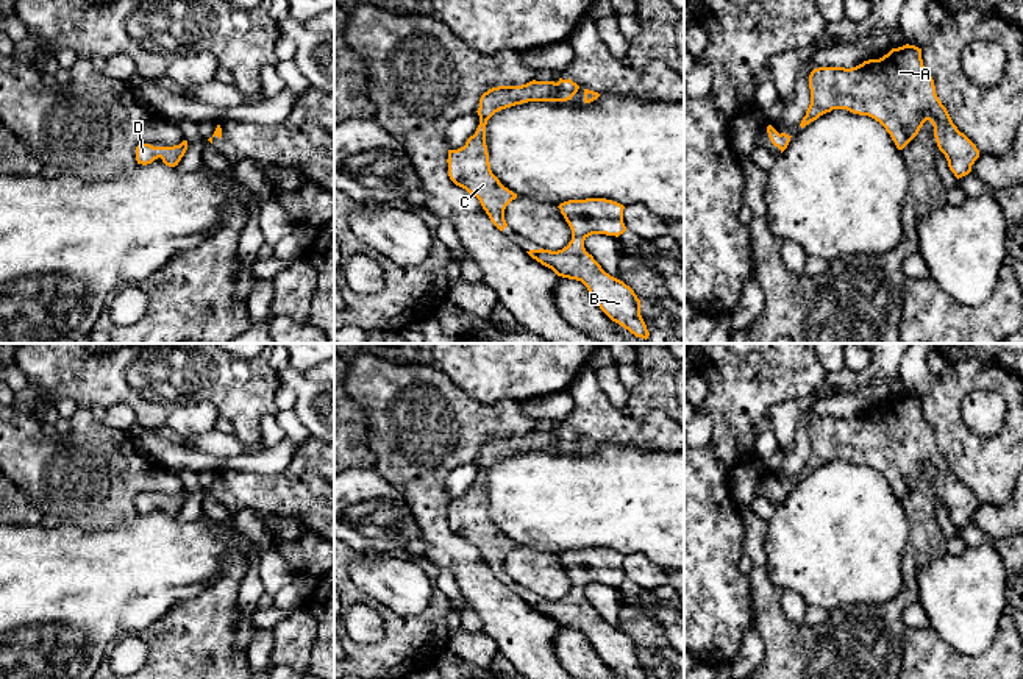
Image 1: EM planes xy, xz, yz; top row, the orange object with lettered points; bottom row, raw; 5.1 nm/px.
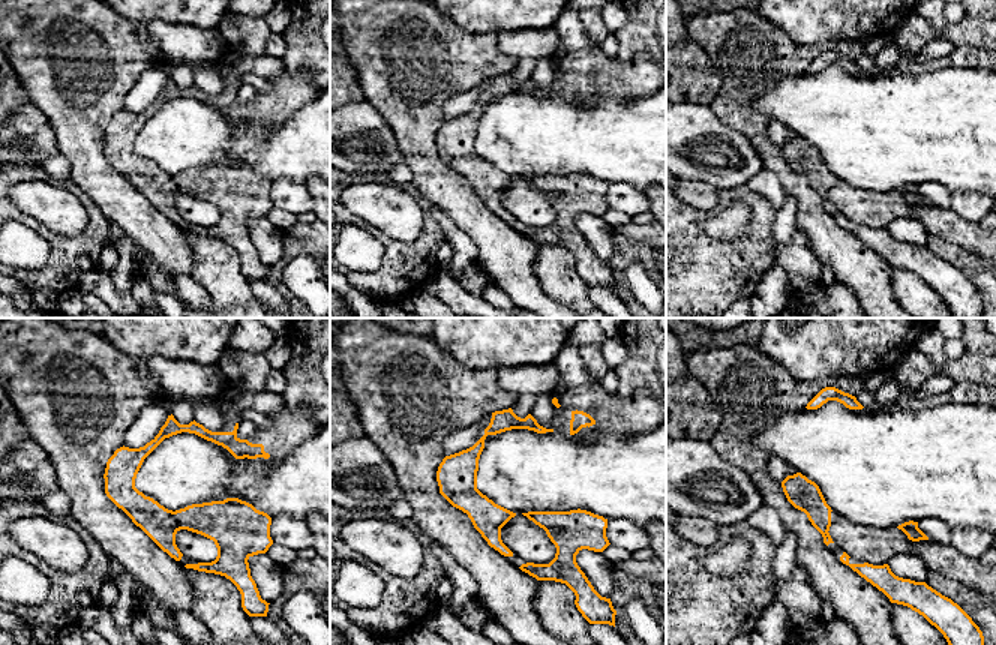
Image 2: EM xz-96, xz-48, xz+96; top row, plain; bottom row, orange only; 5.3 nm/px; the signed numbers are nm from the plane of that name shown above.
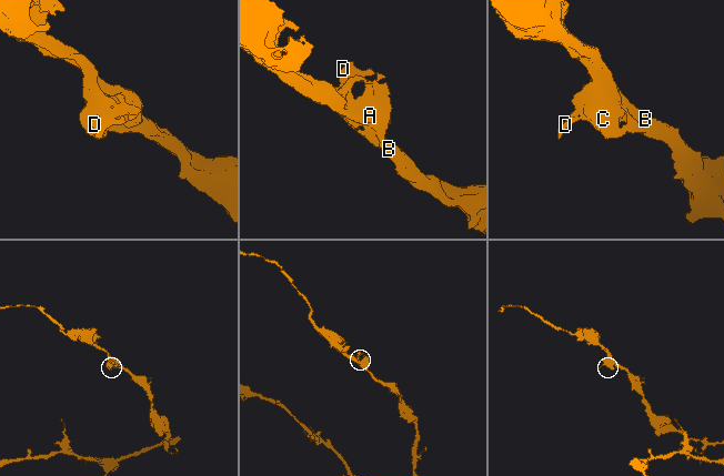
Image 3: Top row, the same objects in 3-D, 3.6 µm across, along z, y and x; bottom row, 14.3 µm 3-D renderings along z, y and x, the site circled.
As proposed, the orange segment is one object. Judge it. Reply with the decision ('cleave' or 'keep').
keep

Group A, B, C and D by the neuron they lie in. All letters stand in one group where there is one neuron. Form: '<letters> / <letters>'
A B C D

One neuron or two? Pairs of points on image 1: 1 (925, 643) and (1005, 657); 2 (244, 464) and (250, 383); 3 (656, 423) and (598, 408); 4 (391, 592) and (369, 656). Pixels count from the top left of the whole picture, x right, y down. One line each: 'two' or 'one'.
1: one
2: two
3: one
4: two

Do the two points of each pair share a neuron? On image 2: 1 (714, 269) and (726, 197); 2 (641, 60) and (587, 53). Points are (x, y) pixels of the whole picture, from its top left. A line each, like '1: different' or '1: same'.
1: same
2: same

